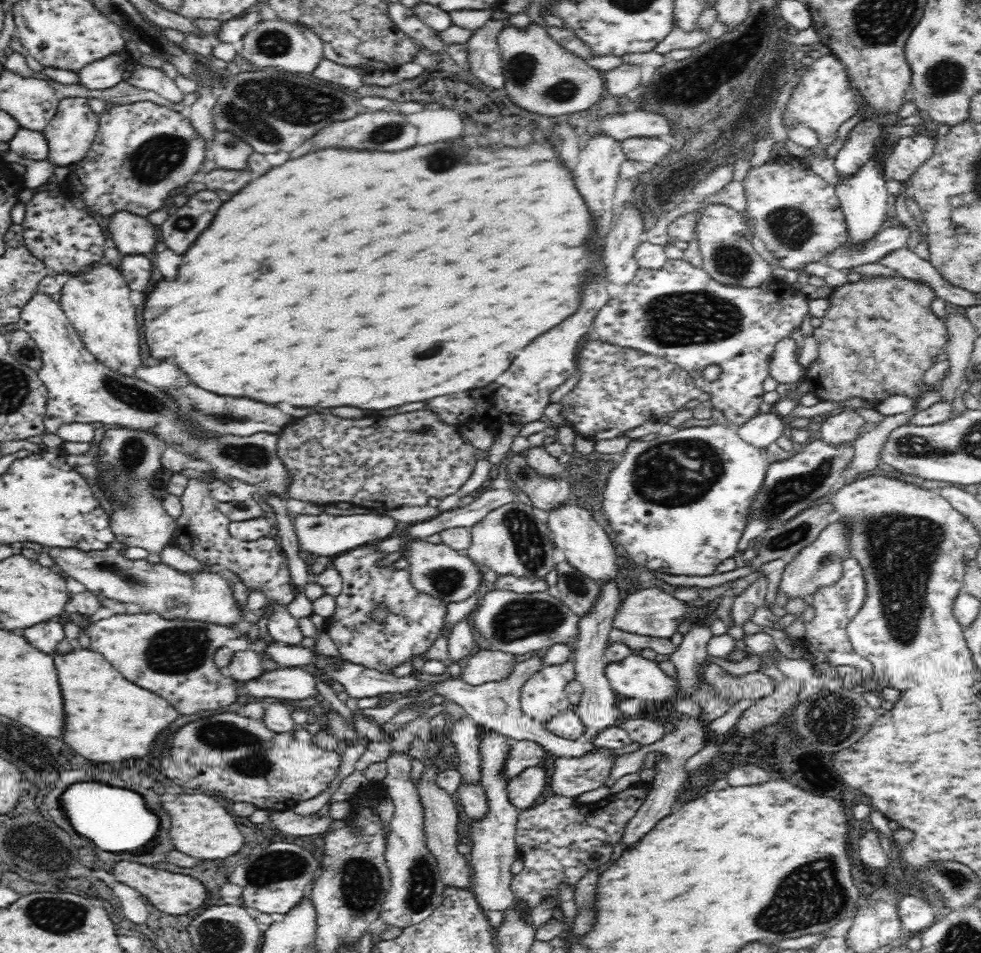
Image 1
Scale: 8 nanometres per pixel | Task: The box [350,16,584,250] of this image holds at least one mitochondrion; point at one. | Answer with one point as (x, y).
(522, 67)

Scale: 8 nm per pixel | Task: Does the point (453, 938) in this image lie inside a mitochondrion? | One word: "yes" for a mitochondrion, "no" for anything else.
no

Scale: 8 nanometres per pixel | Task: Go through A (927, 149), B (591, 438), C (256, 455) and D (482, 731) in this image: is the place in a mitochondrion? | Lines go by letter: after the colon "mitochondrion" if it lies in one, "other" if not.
A: other
B: other
C: mitochondrion
D: other

